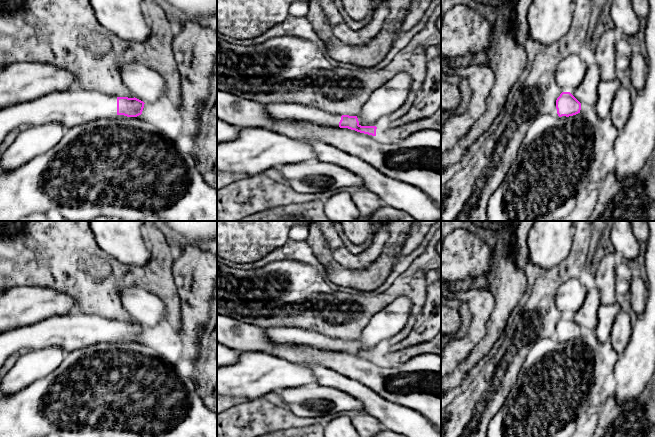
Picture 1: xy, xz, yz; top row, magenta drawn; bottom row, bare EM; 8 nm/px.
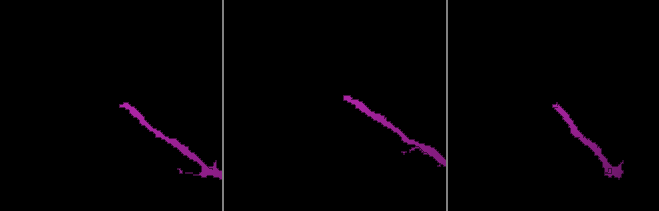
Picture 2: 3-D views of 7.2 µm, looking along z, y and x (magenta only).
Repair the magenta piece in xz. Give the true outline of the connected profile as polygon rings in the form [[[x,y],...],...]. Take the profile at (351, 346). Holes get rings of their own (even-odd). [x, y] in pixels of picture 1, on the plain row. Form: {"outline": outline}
{"outline": [[[276,326],[264,329],[266,336],[276,344],[307,345],[316,349],[340,351],[376,360],[376,350],[361,350],[357,340],[330,338],[312,330]]]}

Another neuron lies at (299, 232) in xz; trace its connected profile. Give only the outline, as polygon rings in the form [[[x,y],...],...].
[[[306,224],[294,225],[289,233],[288,239],[295,241],[305,241],[309,234],[309,226]]]

